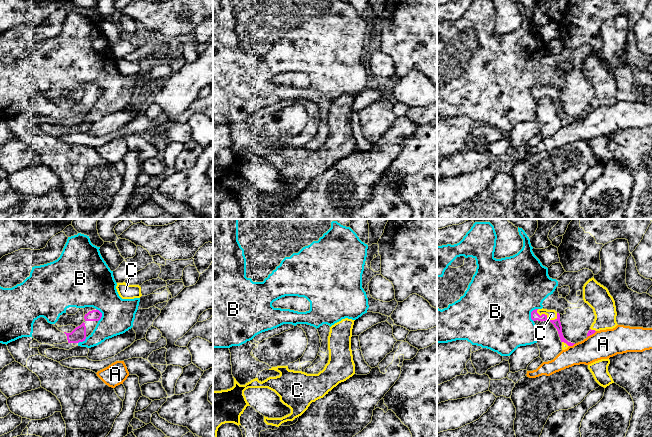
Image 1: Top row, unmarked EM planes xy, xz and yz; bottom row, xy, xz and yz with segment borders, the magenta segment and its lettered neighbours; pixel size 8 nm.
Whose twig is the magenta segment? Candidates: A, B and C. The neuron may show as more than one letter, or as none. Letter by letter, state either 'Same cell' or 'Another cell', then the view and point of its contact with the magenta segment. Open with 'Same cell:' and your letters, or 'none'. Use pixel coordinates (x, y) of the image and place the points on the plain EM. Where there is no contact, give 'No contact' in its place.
Same cell: C
A: Another cell. Touches magenta at yz (571, 121)
B: Another cell. Touches magenta at yz (531, 90)
C: Same cell. Touches magenta at yz (546, 93)

